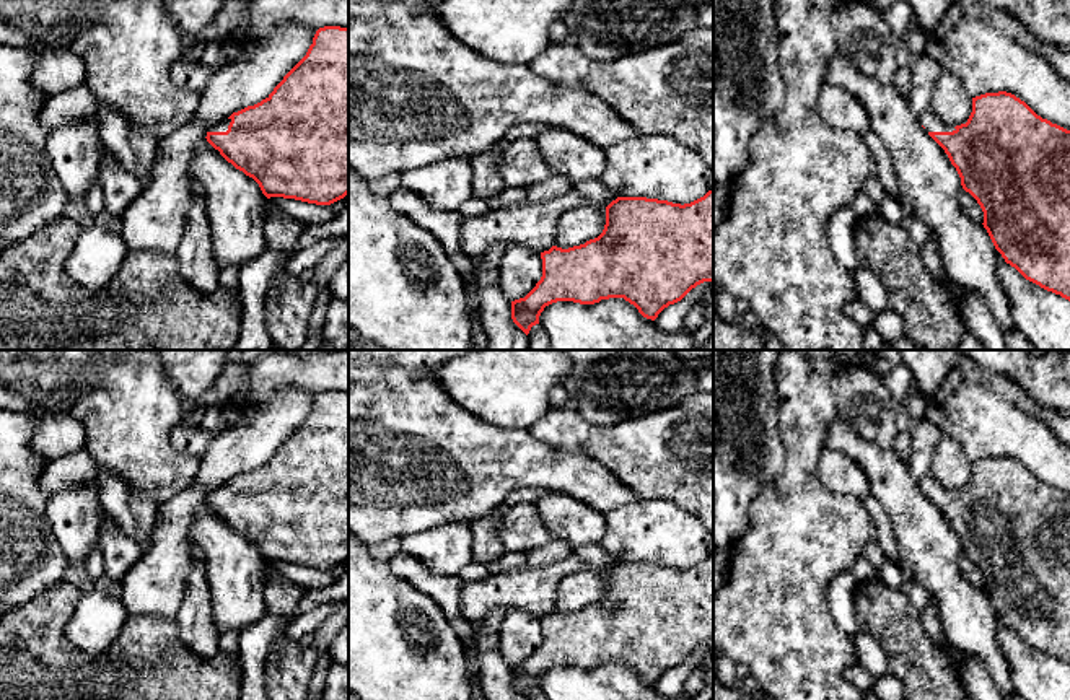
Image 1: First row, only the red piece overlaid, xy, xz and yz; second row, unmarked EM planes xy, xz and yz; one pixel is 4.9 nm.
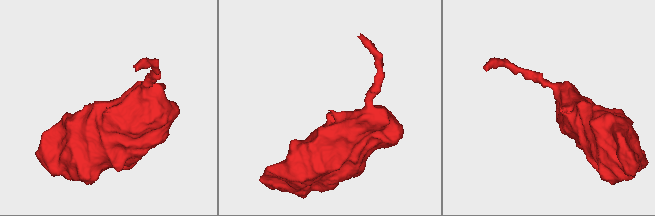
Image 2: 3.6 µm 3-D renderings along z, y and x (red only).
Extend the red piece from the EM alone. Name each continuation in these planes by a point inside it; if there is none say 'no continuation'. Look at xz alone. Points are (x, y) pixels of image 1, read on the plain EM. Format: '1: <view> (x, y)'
no continuation

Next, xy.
1: xy (222, 490)

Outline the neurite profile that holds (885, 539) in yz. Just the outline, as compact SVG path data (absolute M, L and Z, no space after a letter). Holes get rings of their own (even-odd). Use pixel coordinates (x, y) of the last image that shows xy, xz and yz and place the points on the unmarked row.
M870 493L863 500L863 506L870 513L876 526L876 545L884 552L886 558L894 563L901 563L902 558L899 555L899 549L896 545L896 536L892 532L892 524L888 513L883 510L883 505Z

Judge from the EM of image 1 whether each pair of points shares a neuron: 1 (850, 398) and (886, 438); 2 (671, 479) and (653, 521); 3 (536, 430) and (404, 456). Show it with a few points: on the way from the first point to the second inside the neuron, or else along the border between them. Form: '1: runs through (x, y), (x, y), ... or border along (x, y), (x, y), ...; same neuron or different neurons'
1: runs through (860, 407), (880, 428); same neuron
2: border along (639, 498), (670, 500), (696, 518); different neurons
3: border along (526, 428), (536, 438), (564, 450); different neurons

